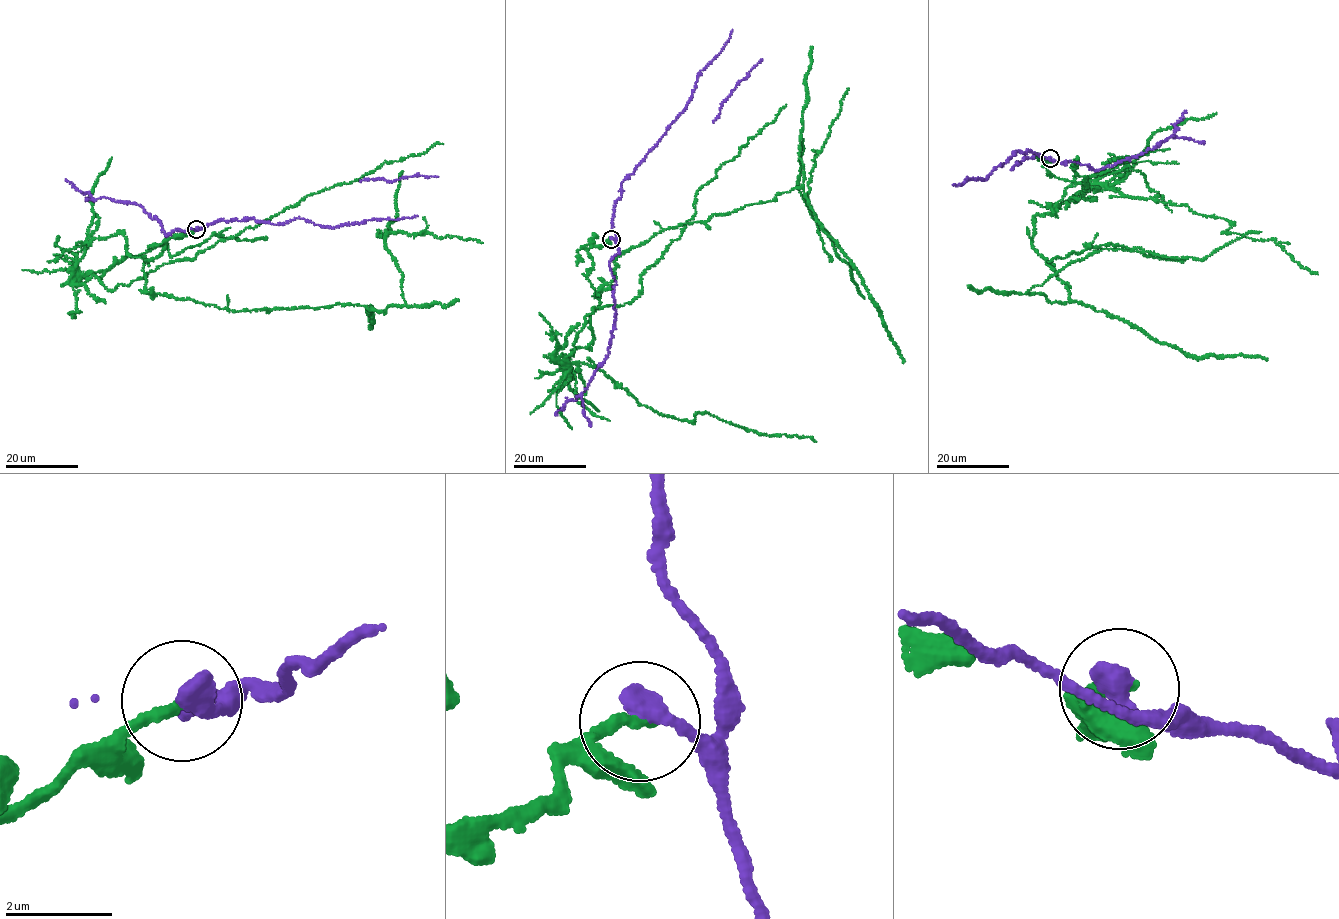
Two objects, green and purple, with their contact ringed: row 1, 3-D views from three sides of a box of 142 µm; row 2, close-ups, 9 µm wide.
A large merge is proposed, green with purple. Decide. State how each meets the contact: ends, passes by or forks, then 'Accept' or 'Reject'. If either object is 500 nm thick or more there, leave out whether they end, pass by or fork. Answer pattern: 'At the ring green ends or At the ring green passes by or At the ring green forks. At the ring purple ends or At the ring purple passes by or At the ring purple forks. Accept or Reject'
At the ring green ends. At the ring purple ends. Reject

